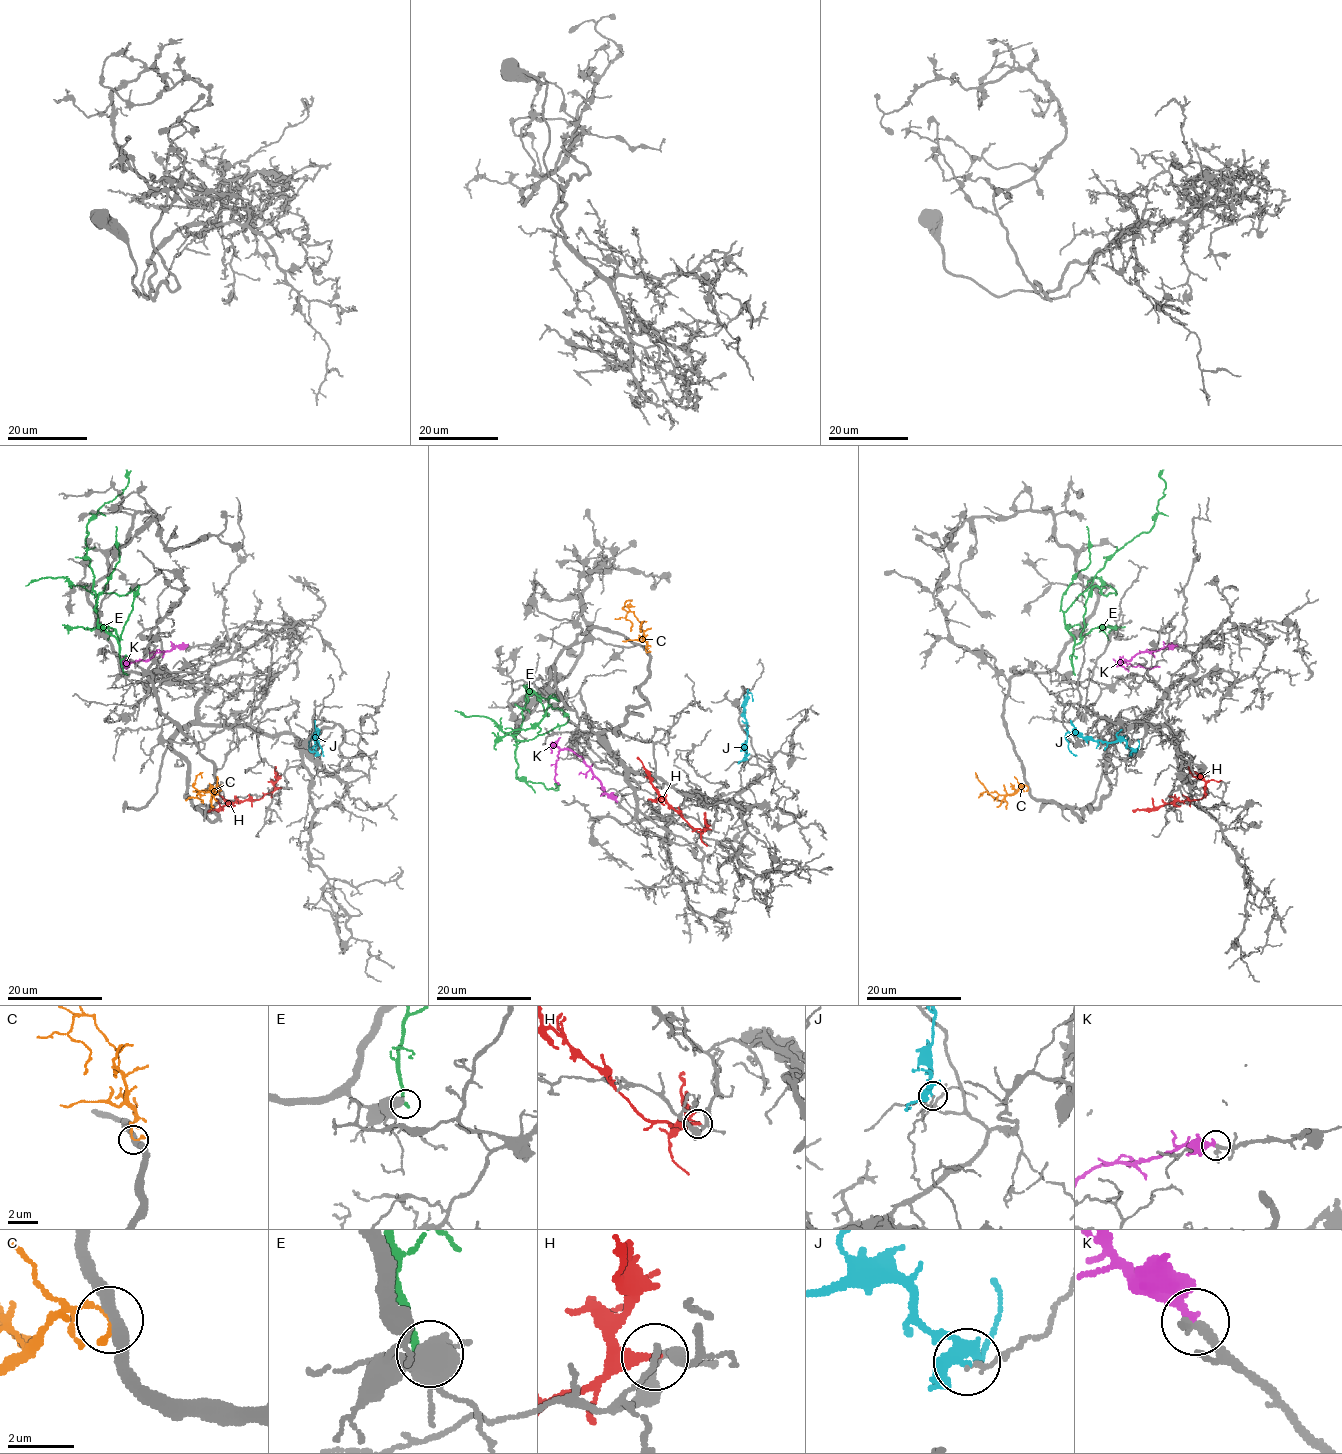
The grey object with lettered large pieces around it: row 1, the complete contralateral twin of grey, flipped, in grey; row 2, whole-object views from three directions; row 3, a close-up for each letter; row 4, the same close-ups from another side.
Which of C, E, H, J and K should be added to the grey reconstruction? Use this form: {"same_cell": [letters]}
{"same_cell": ["K"]}

